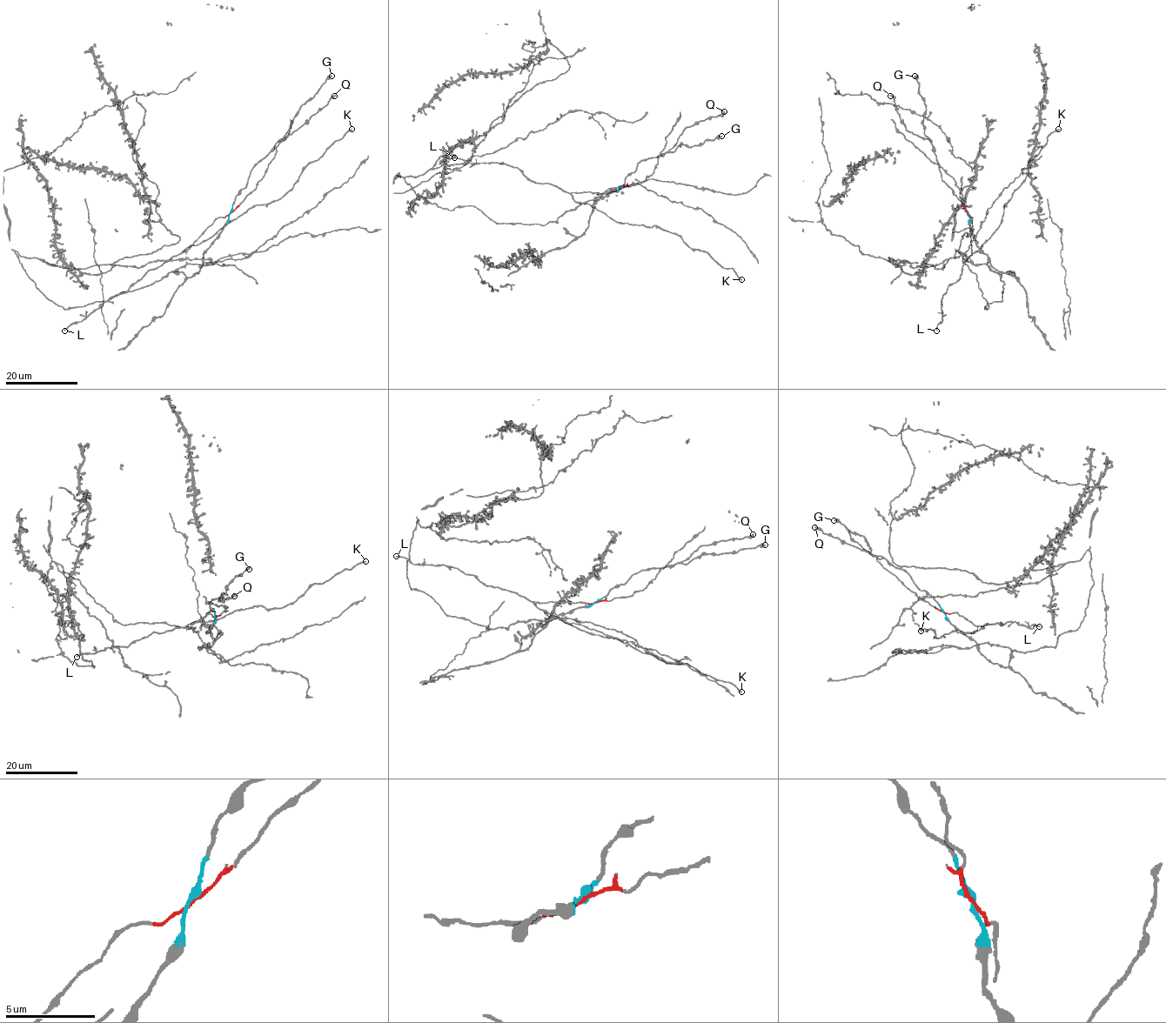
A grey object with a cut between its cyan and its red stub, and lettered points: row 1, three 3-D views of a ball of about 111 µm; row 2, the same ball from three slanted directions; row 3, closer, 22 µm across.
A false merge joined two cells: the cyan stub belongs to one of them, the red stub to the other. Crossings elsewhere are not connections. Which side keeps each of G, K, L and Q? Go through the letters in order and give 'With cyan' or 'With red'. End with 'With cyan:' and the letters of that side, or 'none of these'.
G: With cyan
K: With red
L: With red
Q: With cyan
With cyan: G, Q

